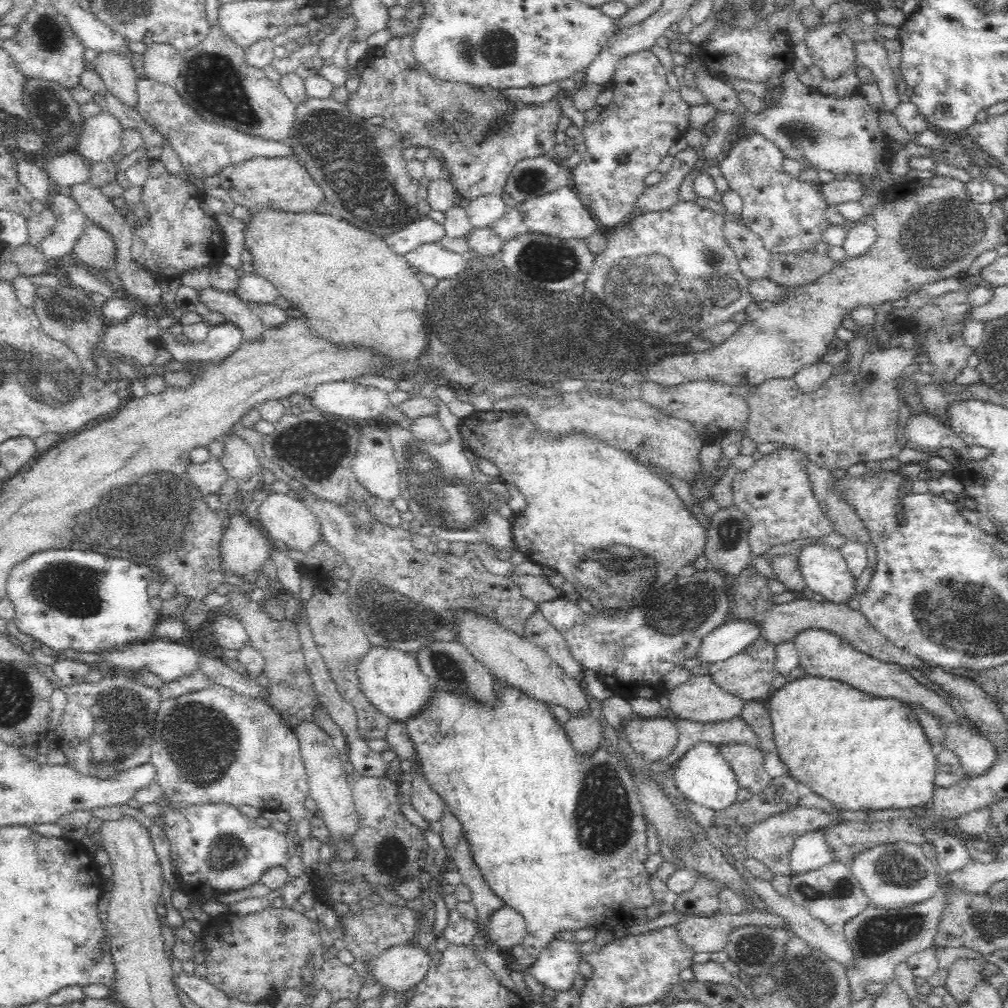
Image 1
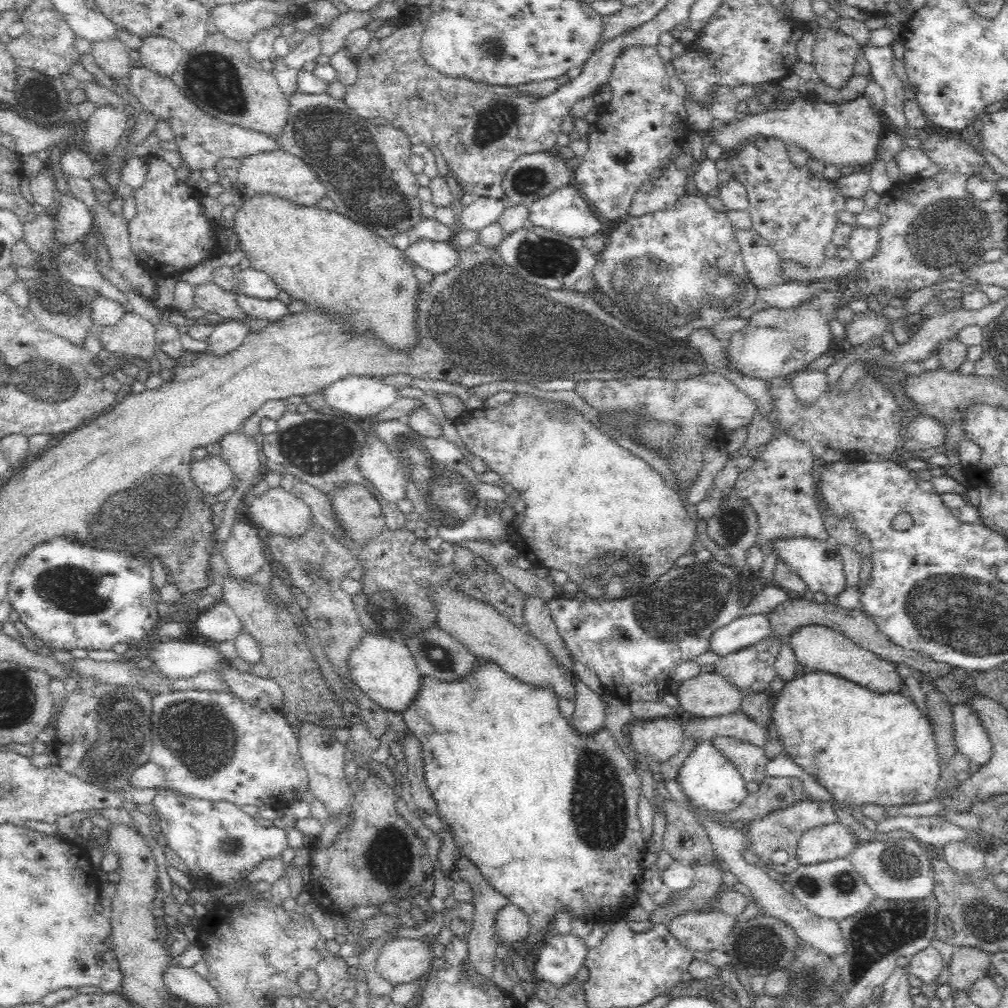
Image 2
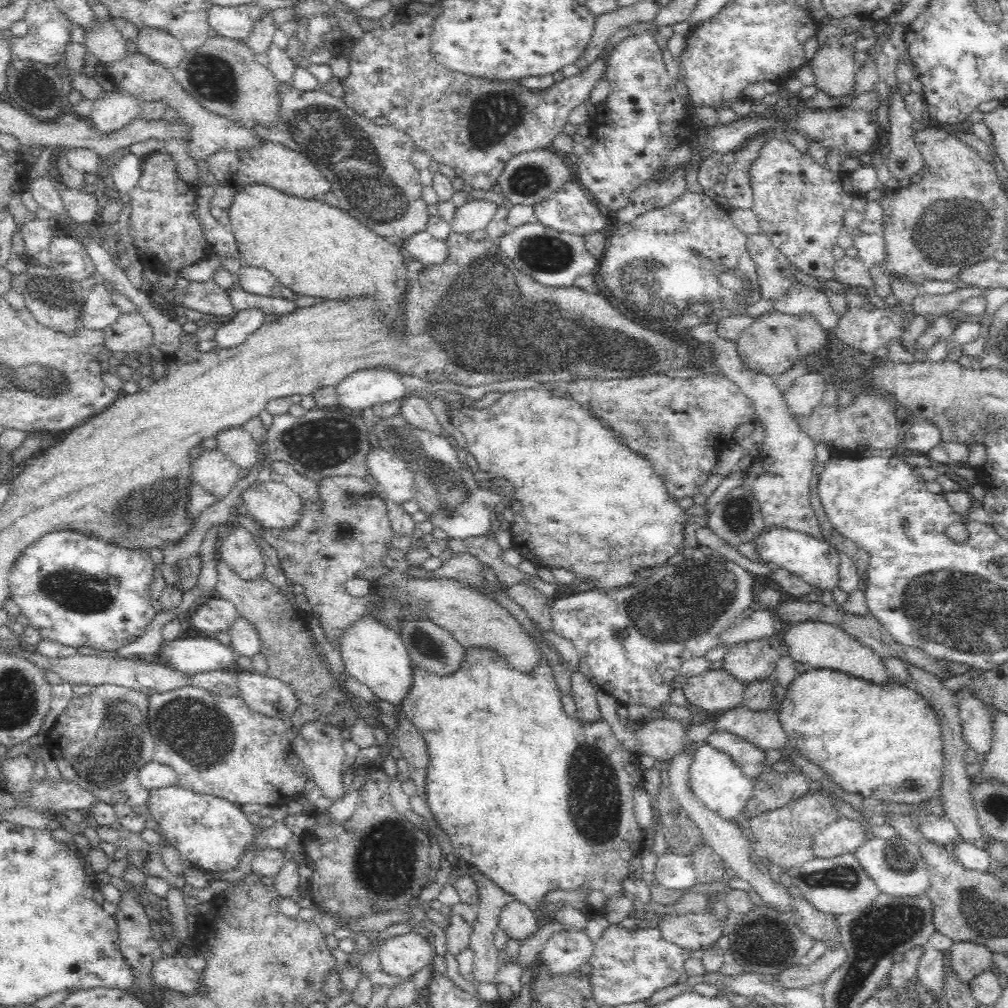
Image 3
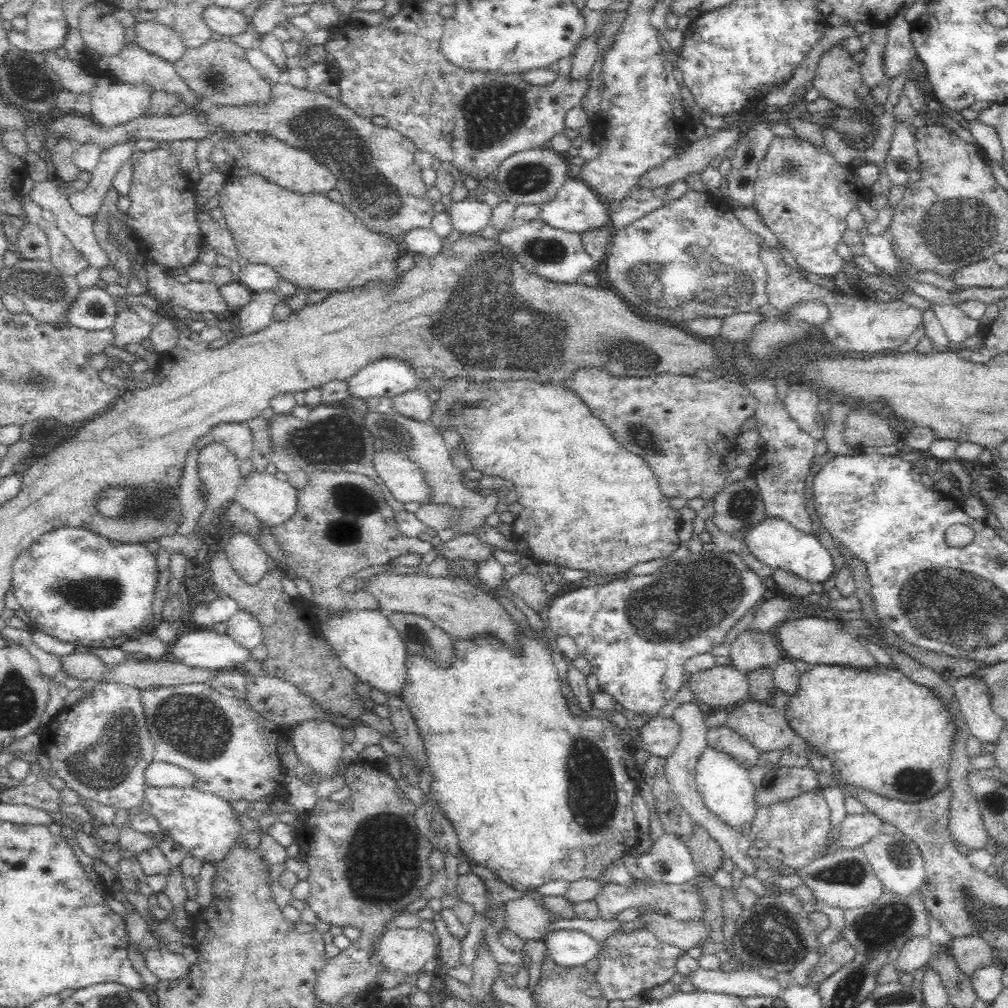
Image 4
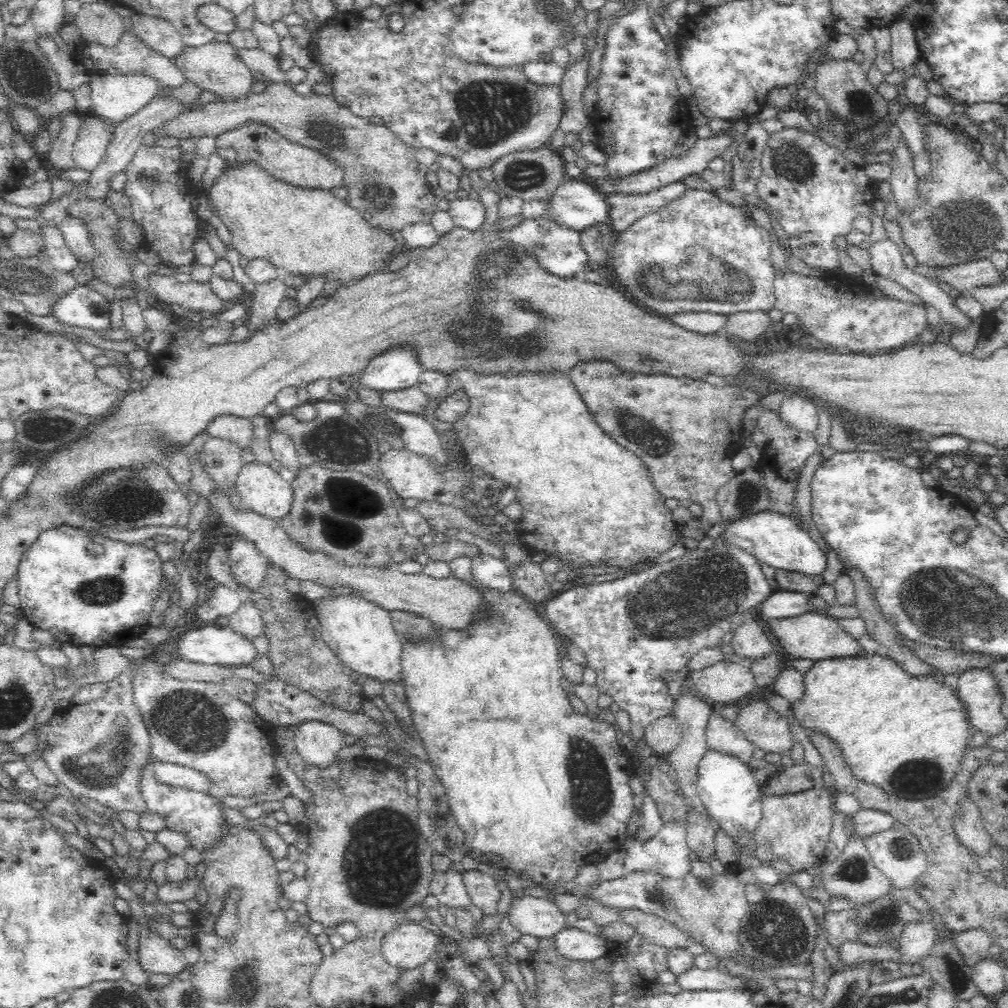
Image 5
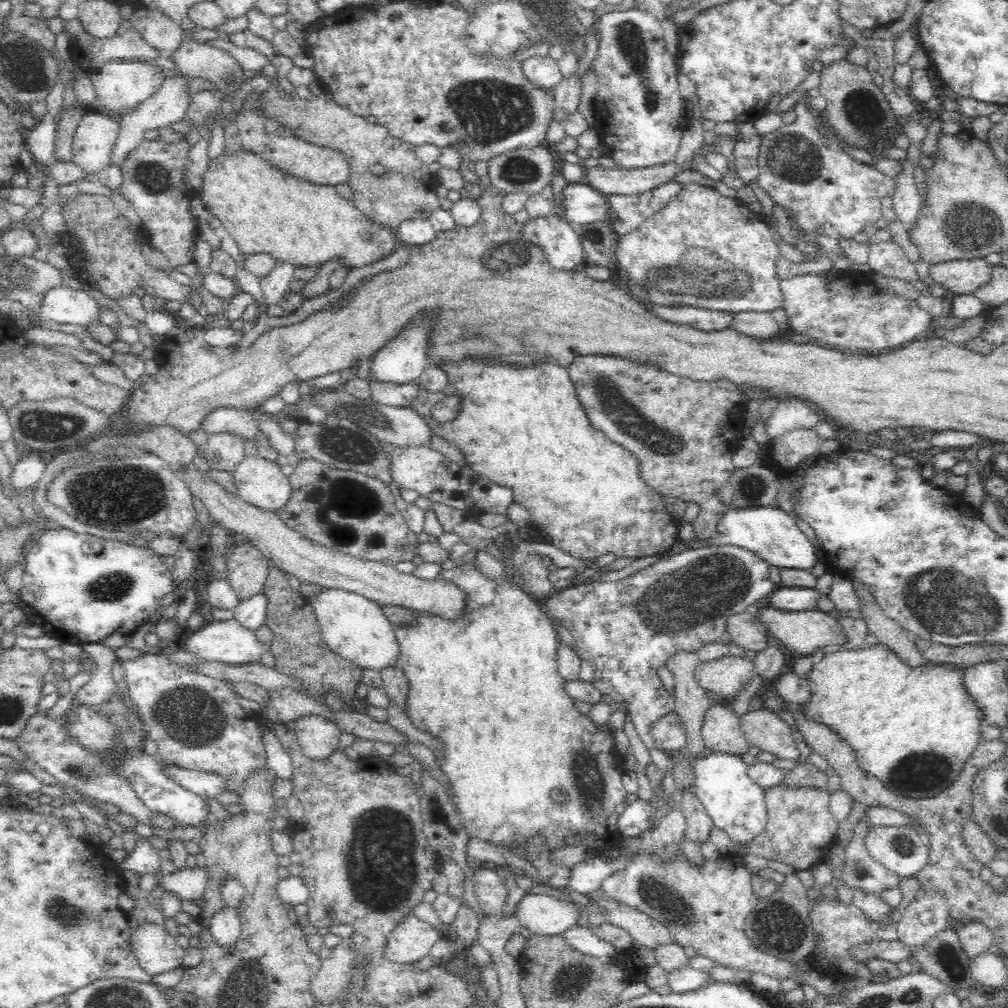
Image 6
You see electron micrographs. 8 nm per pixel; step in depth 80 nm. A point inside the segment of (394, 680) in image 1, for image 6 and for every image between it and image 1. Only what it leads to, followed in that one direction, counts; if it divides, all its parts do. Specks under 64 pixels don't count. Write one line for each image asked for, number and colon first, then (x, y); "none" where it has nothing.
2: (386, 671)
3: (375, 656)
4: (365, 642)
5: (361, 633)
6: (355, 628)

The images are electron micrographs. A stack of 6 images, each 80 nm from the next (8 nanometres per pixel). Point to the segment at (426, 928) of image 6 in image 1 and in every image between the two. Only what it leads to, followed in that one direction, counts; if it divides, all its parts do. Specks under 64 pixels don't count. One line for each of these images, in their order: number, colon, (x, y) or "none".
1: (400, 969)
2: (401, 961)
3: (401, 956)
4: (402, 951)
5: (409, 945)

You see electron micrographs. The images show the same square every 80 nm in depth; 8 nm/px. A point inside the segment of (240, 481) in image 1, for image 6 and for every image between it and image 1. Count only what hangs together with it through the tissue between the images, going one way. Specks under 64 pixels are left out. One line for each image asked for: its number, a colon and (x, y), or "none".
2: (240, 452)
3: (237, 446)
4: (237, 438)
5: (237, 431)
6: (224, 421)

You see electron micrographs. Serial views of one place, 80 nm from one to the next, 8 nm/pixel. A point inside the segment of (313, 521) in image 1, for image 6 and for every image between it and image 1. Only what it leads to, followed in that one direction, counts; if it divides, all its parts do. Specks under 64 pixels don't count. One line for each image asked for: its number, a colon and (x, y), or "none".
2: (278, 512)
3: (273, 505)
4: (273, 502)
5: (262, 490)
6: (261, 483)

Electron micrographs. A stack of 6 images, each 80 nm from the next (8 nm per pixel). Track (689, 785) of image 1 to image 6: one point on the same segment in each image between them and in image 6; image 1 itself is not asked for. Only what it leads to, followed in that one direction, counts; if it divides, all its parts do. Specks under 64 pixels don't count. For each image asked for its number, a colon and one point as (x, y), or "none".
2: (708, 780)
3: (715, 781)
4: (724, 785)
5: (727, 787)
6: (736, 805)

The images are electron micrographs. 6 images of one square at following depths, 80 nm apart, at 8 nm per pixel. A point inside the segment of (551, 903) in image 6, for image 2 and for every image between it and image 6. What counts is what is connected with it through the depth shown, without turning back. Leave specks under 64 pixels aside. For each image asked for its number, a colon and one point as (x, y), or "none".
2: (511, 926)
3: (516, 921)
4: (524, 917)
5: (536, 917)

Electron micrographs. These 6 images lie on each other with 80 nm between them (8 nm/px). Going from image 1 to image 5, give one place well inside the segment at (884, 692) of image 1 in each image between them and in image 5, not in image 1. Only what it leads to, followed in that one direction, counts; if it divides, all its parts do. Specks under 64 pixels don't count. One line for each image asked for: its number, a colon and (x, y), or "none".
2: (817, 648)
3: (817, 645)
4: (816, 641)
5: (814, 636)

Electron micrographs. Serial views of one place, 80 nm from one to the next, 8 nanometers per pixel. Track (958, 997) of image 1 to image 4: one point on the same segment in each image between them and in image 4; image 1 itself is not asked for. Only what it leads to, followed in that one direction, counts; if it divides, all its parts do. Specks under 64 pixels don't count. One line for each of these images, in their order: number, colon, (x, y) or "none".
2: (967, 965)
3: (968, 960)
4: (969, 953)

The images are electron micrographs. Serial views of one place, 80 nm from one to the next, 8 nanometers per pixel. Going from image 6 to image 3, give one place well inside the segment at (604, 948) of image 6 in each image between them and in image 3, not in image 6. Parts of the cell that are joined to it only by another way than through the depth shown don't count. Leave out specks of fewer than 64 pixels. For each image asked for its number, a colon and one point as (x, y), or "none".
3: (564, 952)
4: (568, 948)
5: (572, 943)

